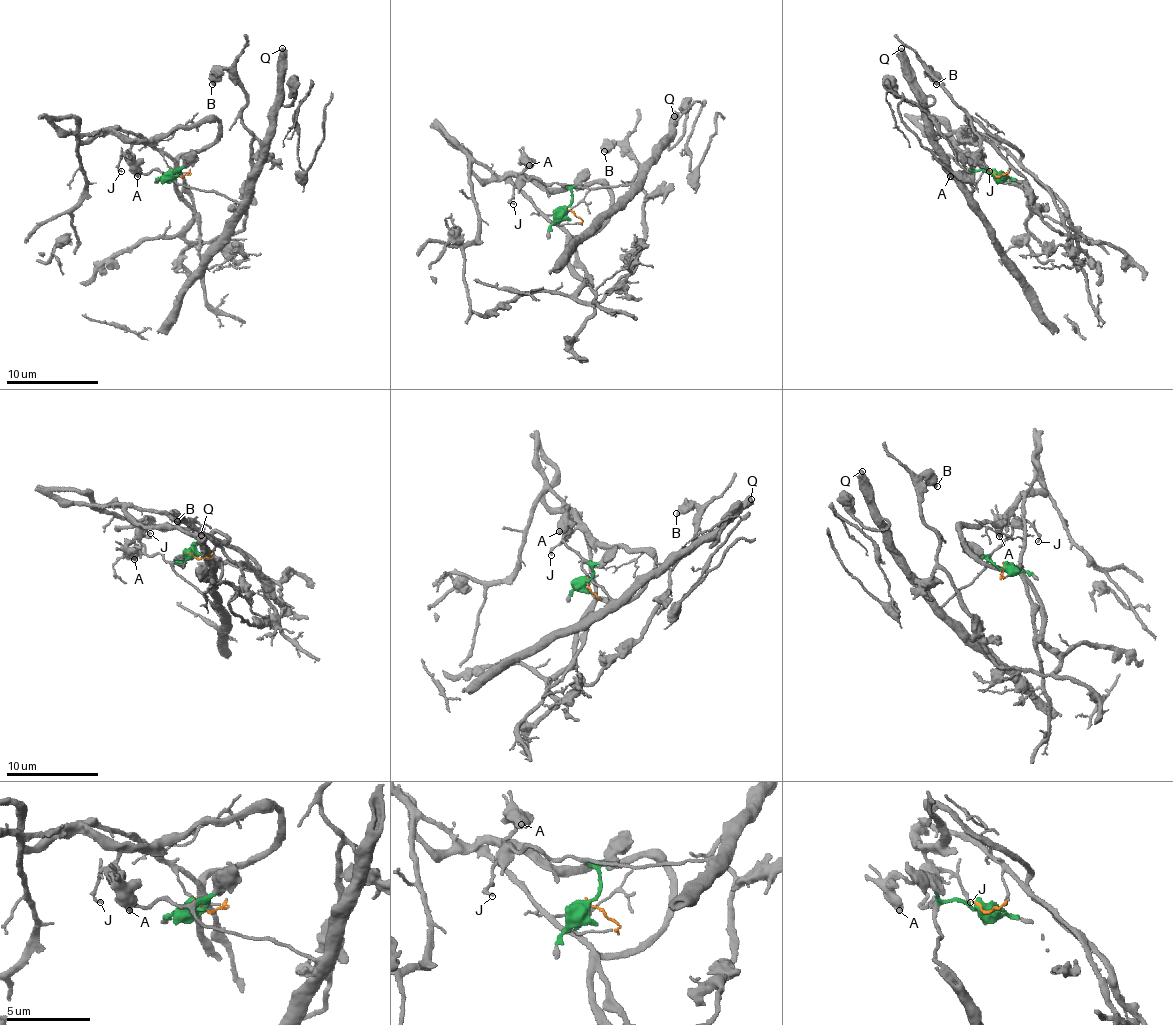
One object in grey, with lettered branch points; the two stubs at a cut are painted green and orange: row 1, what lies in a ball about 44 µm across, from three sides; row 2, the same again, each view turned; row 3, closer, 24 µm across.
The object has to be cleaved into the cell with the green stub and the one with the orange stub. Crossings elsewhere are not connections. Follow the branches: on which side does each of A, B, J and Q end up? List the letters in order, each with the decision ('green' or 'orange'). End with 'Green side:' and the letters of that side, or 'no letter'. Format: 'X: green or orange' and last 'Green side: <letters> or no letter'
A: green
B: orange
J: green
Q: green
Green side: A, J, Q

